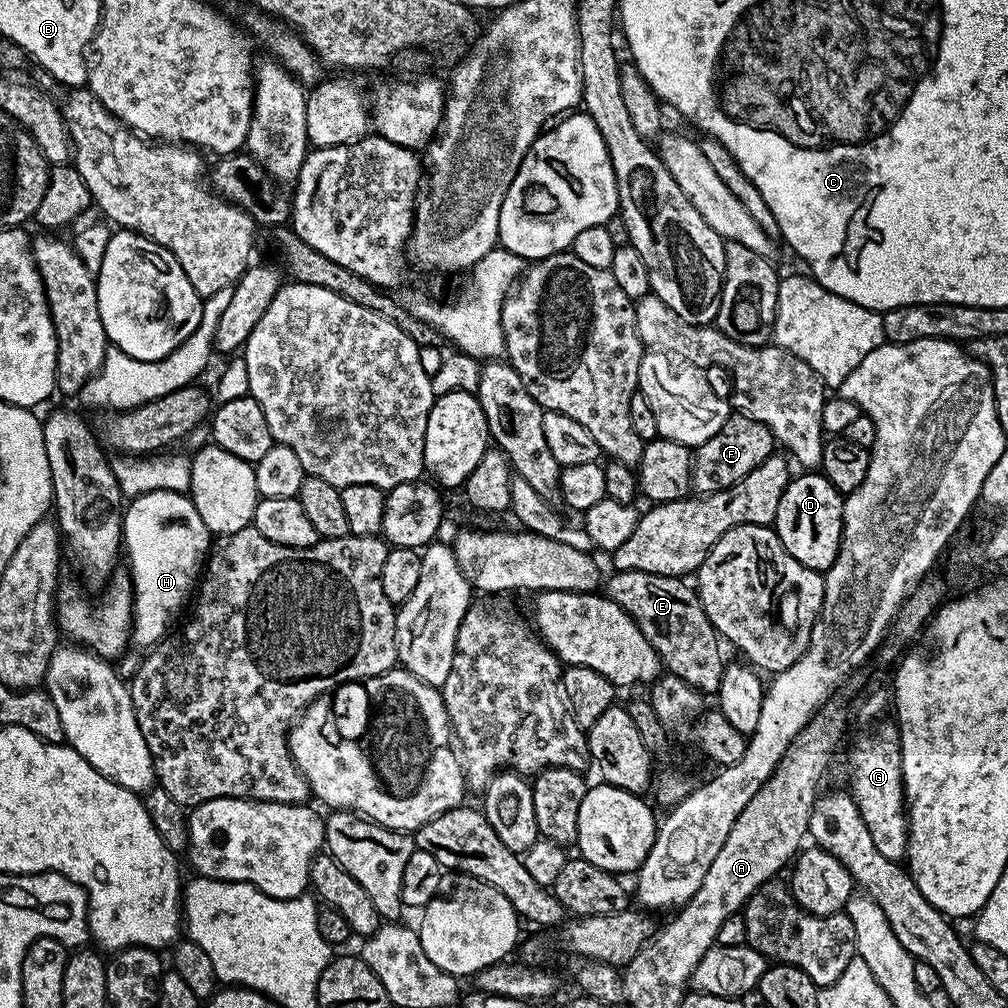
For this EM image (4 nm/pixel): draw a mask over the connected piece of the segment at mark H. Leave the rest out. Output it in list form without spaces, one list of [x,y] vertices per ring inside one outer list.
[[[147,492],[127,505],[122,548],[126,556],[128,552],[127,567],[132,578],[133,645],[148,650],[169,635],[170,629],[181,619],[180,607],[188,599],[189,603],[197,591],[213,543],[213,534],[202,522],[188,494]]]

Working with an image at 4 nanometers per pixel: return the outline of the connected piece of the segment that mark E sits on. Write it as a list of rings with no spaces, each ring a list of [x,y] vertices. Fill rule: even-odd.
[[[642,570],[613,571],[611,575],[606,580],[608,599],[613,600],[642,630],[650,646],[654,646],[660,656],[661,665],[701,694],[719,693],[726,667],[726,659],[720,653],[722,640],[704,613],[695,587],[674,576],[646,574]]]

